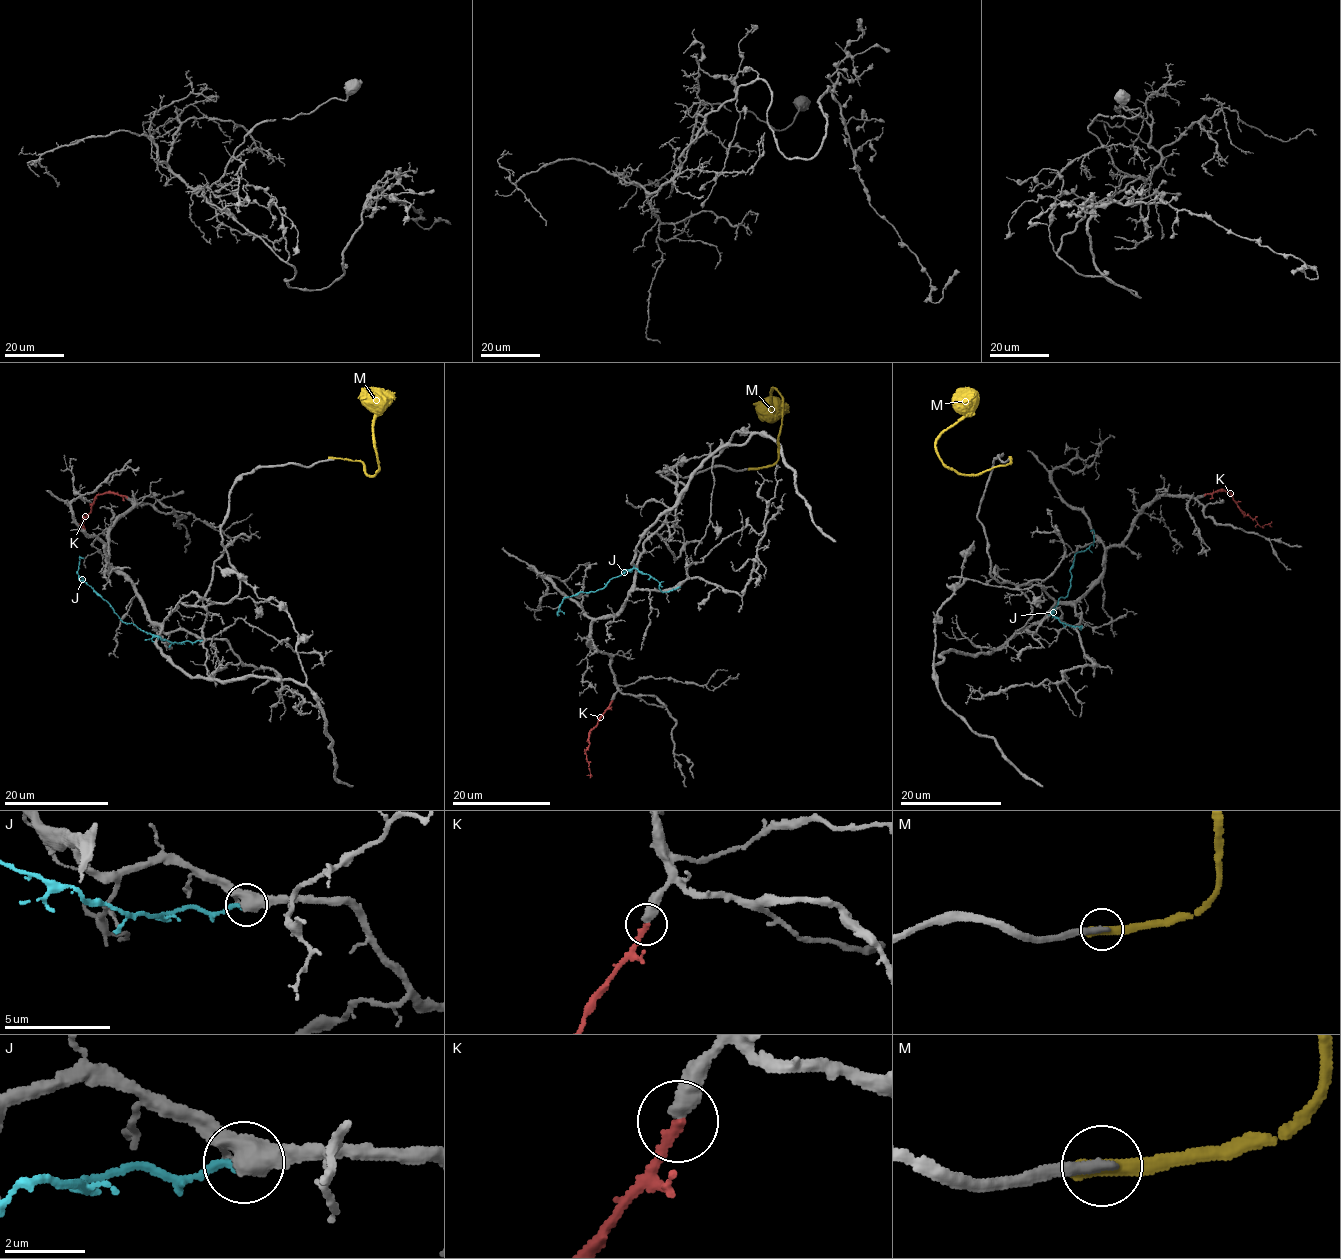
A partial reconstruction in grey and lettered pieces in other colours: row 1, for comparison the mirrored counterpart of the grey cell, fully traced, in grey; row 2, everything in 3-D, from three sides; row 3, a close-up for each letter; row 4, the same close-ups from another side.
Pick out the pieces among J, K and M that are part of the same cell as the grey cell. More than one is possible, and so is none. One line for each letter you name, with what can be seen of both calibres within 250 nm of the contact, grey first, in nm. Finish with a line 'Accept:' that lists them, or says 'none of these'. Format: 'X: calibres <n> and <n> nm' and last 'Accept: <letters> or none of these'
K: calibres 400 and 240 nm
Accept: K

